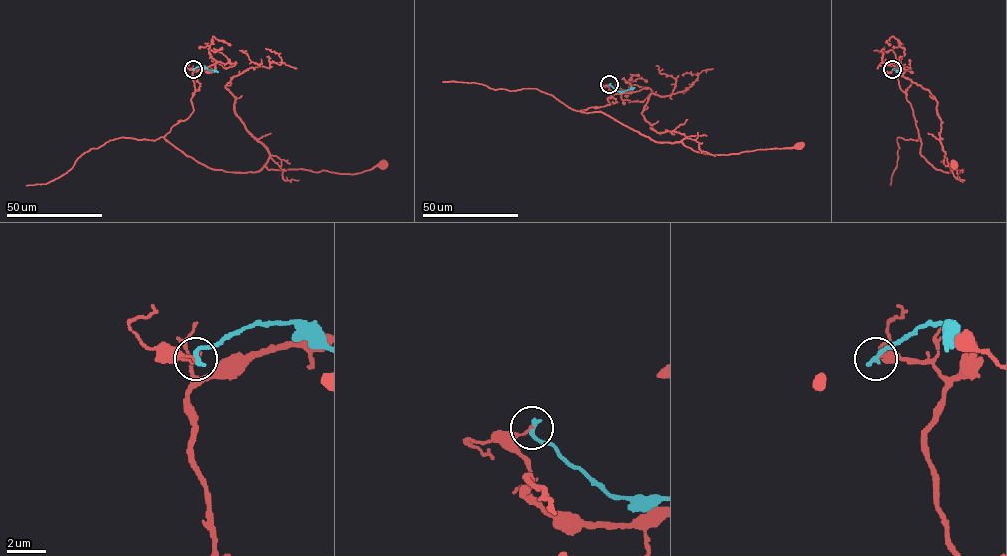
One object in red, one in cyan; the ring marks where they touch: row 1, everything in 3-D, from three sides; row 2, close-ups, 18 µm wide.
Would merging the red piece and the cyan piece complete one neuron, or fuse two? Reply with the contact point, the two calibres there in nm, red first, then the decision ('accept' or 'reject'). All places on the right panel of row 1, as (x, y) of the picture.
place (892, 69); calibres 130 and 280 nm; reject

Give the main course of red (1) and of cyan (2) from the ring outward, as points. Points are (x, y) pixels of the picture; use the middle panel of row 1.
1: (609, 84), (609, 104), (581, 111), (602, 112), (655, 141), (681, 141), (706, 154), (727, 154), (800, 145)
2: (609, 84), (619, 91), (634, 87)

